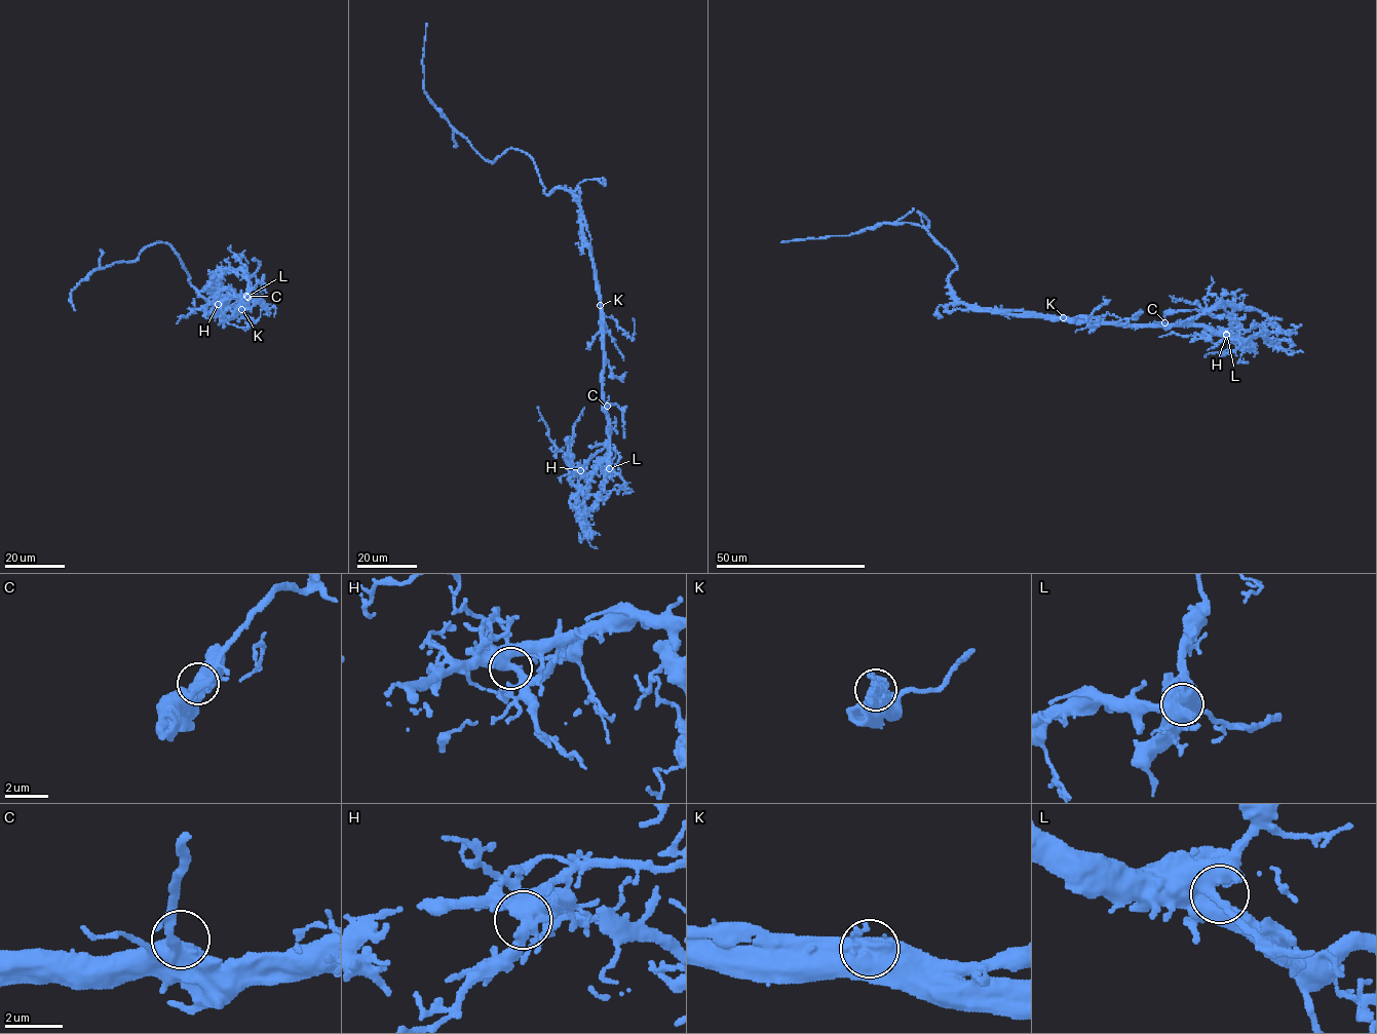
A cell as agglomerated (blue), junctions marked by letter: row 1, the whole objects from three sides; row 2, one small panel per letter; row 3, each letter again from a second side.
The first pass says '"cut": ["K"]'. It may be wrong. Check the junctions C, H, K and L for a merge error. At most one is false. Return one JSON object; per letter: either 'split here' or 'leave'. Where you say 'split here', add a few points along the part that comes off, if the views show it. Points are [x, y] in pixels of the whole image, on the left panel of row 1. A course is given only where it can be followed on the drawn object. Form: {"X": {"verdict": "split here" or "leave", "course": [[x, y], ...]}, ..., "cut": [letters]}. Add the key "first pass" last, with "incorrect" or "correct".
{"C": {"verdict": "leave"}, "H": {"verdict": "leave"}, "K": {"verdict": "split here", "course": [[241, 309], [224, 321], [224, 326], [222, 323]]}, "L": {"verdict": "leave"}, "cut": ["K"], "first pass": "correct"}

